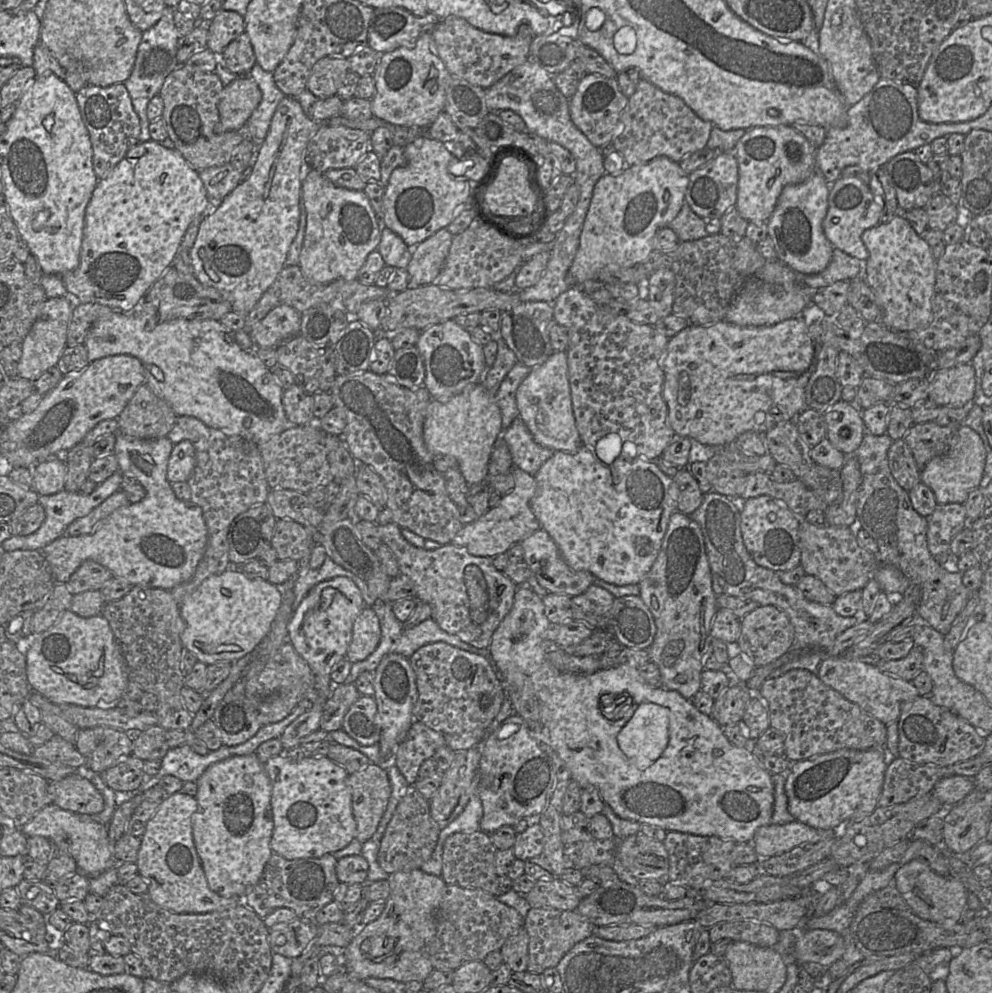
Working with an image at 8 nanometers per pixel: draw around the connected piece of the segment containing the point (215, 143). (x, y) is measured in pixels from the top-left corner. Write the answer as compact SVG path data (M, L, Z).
M183 64L167 76L159 92L163 101L162 119L165 121L168 137L174 142L175 149L197 171L229 163L235 147L243 140L251 139L247 124L235 131L222 132L218 103L223 88L224 85L215 72L203 72Z

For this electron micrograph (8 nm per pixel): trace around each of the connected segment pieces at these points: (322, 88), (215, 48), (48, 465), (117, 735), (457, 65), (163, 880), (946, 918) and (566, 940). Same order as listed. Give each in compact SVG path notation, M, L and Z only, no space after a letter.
M324 57L312 68L307 89L318 99L334 96L349 71L350 63L347 58Z
M220 10L209 23L207 48L220 56L226 46L244 32L243 16L236 11Z
M51 458L32 468L32 489L39 495L56 494L64 489L67 466L61 458Z
M98 726L80 729L75 747L85 758L86 768L100 773L131 755L132 742L124 731Z
M450 16L441 20L431 31L433 49L444 62L449 73L472 85L488 89L505 75L529 59L529 50L535 35L529 25L519 27L515 36L484 32L465 19Z
M182 792L168 796L147 822L137 856L137 873L147 882L150 898L158 906L177 914L222 911L243 904L243 897L224 898L209 886L192 835L195 797Z
M918 859L903 864L894 876L893 884L911 910L920 918L930 922L960 922L962 913L968 908L968 890L960 880L953 875L939 875Z
M531 908L524 918L524 928L529 936L527 971L542 974L548 968L556 968L575 944L593 934L596 926L575 910Z

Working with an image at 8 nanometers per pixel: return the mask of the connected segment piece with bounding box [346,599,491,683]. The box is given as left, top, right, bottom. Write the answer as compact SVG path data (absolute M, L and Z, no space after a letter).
M378 599L371 607L379 619L381 639L377 648L374 650L372 654L370 654L366 659L352 664L350 674L347 678L346 683L354 683L358 676L364 671L374 672L380 664L383 657L385 657L388 654L400 654L405 658L409 659L419 648L437 642L444 642L461 650L482 655L491 662L488 653L488 648L477 649L474 646L471 646L470 644L463 642L459 637L448 634L447 632L442 630L433 619L427 619L410 630L404 630L403 623L396 618L392 611L391 603L392 602L384 602Z

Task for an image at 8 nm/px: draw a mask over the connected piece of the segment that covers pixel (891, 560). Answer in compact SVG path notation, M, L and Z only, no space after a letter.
M865 433L855 452L862 475L856 527L866 530L877 543L878 553L874 556L878 564L896 567L909 579L911 586L920 588L918 619L944 636L973 592L964 586L963 573L948 572L931 555L927 544L927 518L914 510L908 492L897 483L890 471L888 450L892 443L887 433L880 436Z

